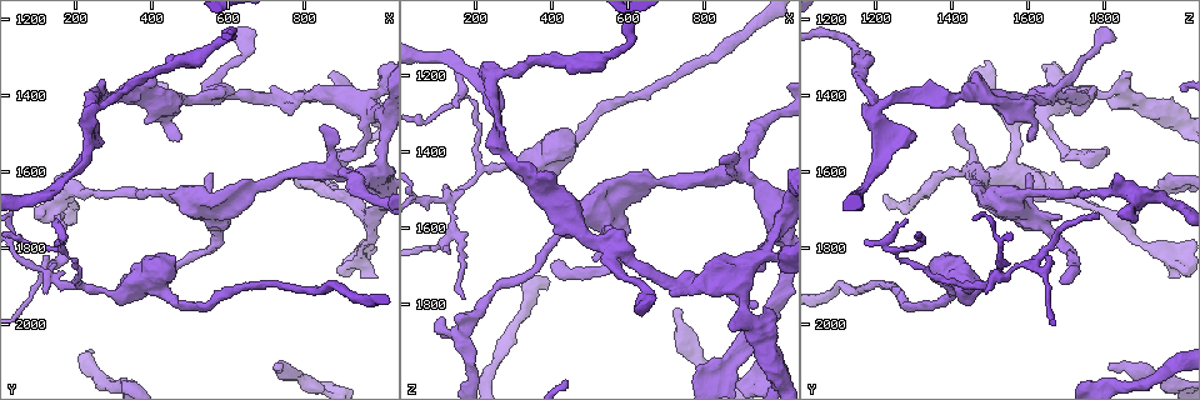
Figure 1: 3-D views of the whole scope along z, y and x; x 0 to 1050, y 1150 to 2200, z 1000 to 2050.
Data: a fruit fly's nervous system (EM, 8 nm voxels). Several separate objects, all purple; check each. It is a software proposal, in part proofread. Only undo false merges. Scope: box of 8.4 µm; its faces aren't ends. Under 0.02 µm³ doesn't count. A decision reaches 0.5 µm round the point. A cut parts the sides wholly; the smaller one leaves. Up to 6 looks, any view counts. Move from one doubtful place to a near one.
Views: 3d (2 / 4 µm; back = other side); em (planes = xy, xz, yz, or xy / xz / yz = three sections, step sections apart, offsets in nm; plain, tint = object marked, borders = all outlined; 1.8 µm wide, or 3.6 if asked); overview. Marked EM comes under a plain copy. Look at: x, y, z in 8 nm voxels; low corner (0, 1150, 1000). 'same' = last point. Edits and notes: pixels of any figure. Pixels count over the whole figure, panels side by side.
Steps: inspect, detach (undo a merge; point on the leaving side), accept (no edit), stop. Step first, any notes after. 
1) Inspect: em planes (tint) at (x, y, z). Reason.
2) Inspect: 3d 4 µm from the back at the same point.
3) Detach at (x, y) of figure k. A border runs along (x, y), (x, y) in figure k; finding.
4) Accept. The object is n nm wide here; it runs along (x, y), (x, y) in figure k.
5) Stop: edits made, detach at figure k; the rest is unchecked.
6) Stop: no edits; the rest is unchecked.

Inspect: 3d 4 µm at (565, 1405, 1650). Three arms meet.

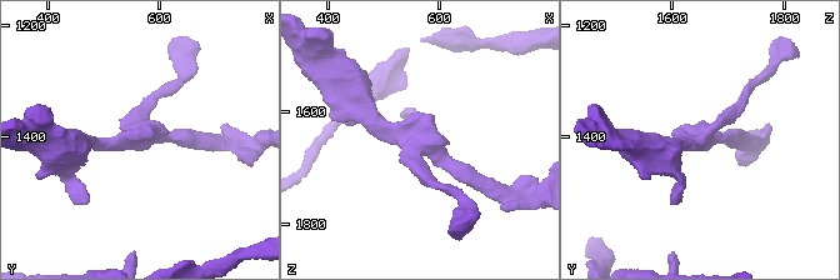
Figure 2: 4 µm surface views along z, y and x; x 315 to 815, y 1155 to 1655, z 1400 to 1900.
Inspect: em 3.6 µm xy step 4 (tint) at (555, 1395, 1655). 3 arms meet here; the arms are 170, 200, 240 nm wide; now the EM.

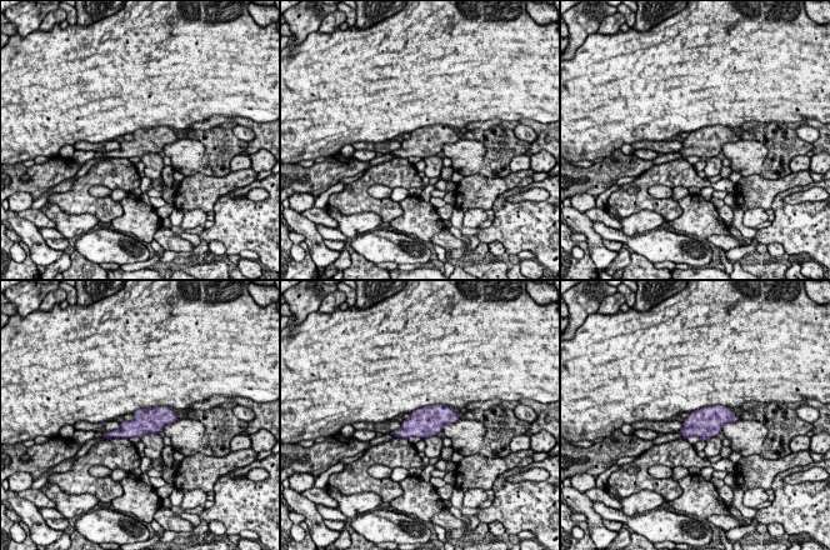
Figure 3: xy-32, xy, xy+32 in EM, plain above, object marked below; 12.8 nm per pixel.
Inspect: em 3.6 µm planes (tint) at the same point.

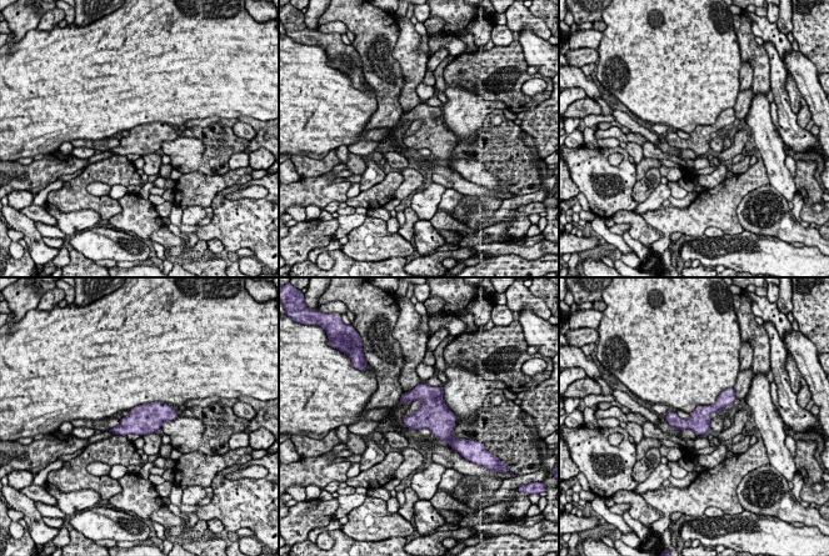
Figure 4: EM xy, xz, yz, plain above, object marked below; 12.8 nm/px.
Accept. It runs along (727, 395), (694, 422), (669, 419) in figure 4; continuous, no second neuron.

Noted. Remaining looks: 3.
Inspect: em yz step 8 (tint) at (250, 1430, 1215). Sharp bend.

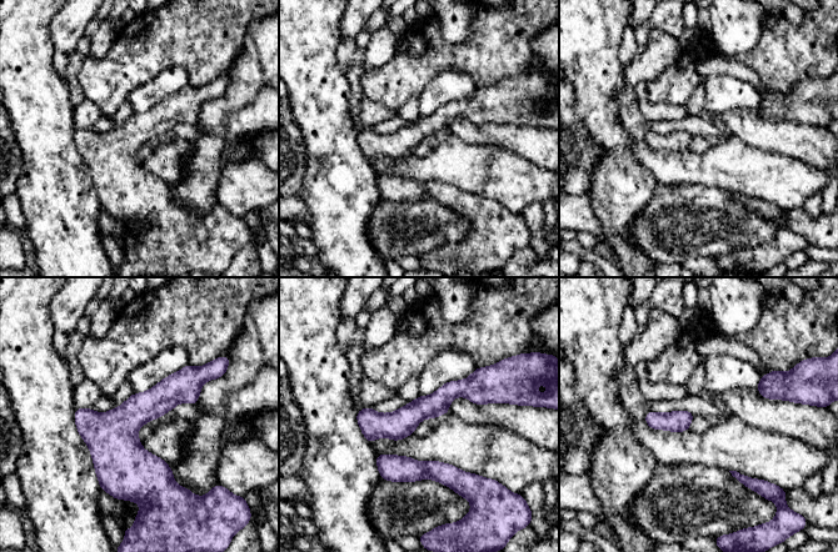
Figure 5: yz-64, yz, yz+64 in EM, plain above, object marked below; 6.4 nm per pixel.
Inspect: em planes (tint) at the same point.

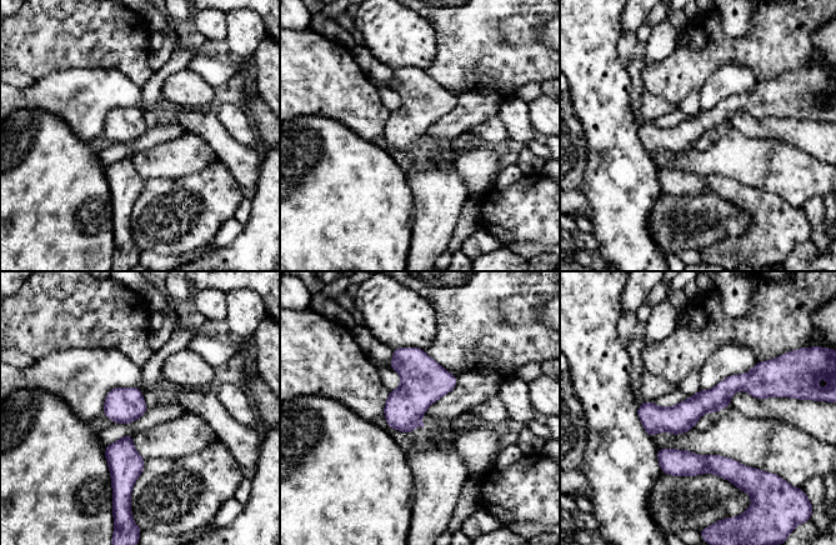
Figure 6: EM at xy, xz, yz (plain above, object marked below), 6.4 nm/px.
Accept. The object is 180 nm wide here; it runs along (772, 393), (731, 384), (684, 415), (640, 410) in figure 6; one neuron here.

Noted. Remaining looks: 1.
Stop: no edits; the rest is unchecked.

